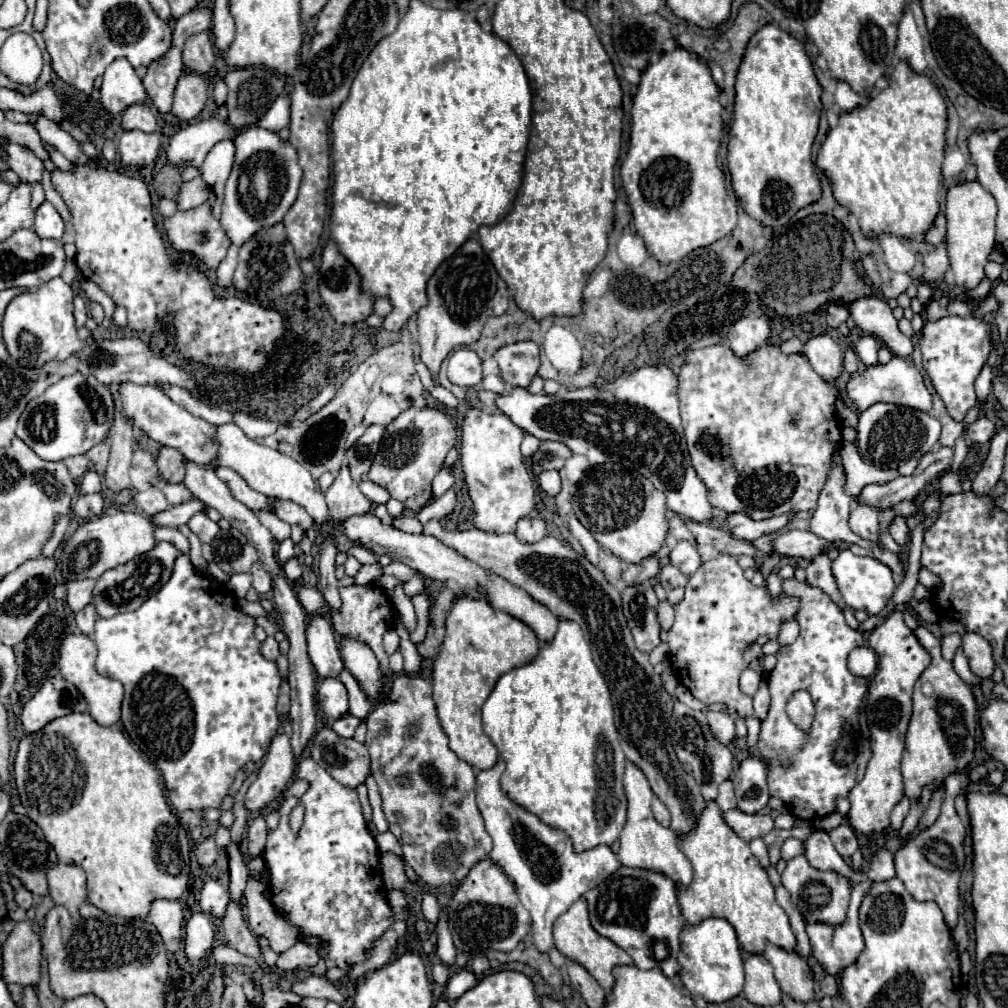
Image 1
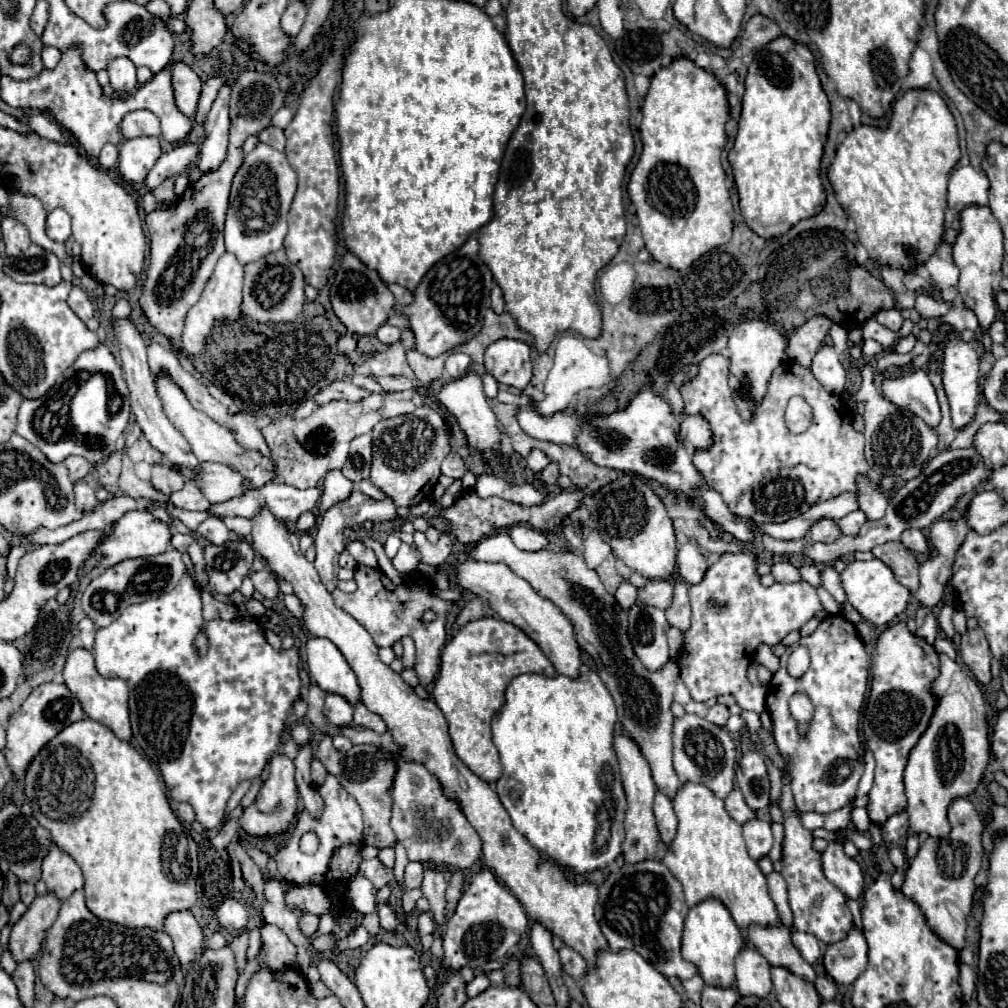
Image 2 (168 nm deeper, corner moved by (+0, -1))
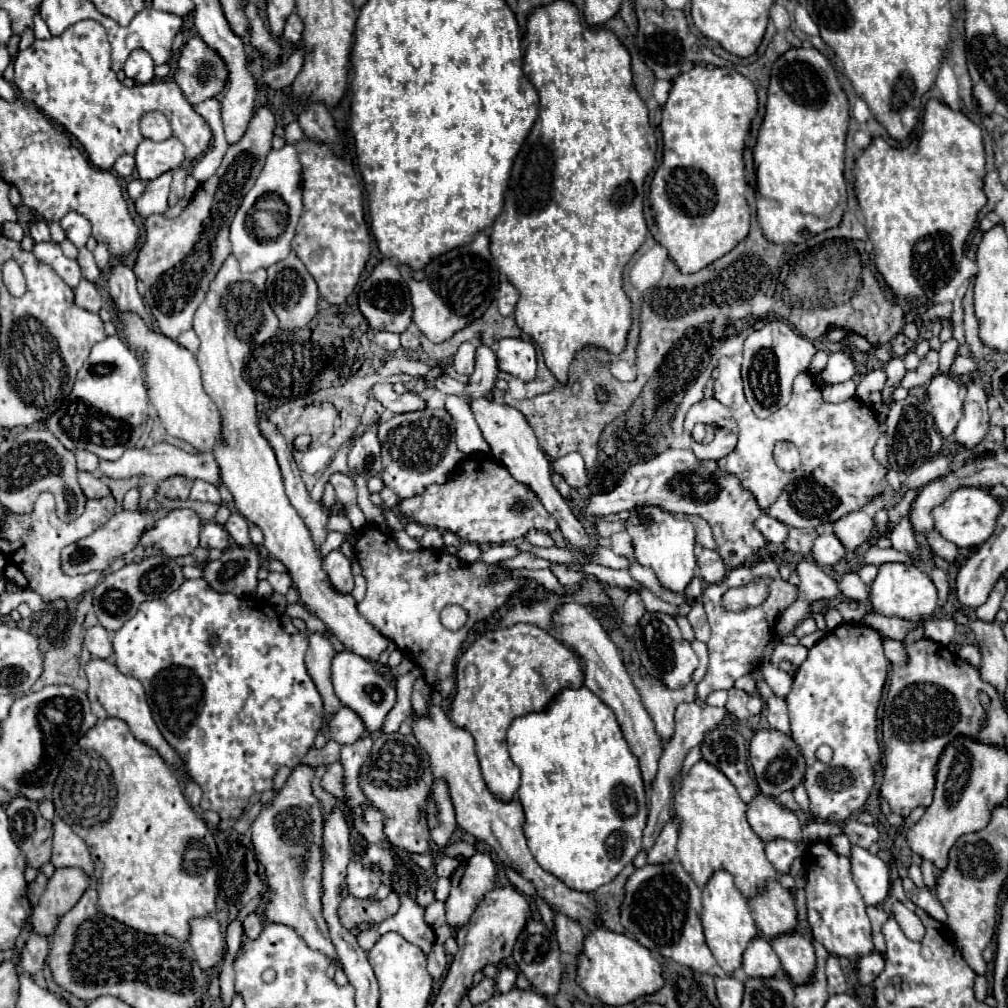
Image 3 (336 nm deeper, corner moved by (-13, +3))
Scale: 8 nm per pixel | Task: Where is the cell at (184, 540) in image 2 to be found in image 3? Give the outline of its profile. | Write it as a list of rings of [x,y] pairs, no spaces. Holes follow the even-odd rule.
[[[205,523],[201,531],[201,547],[205,549],[227,549],[229,547],[229,535],[223,525],[219,523]]]

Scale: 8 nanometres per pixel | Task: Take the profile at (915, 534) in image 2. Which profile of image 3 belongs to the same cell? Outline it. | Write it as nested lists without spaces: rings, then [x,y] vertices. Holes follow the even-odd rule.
[[[929,531],[929,533],[927,533],[927,543],[929,543],[931,551],[933,551],[935,555],[939,555],[941,559],[945,559],[947,563],[953,563],[953,561],[959,557],[957,545],[945,541],[937,531]]]

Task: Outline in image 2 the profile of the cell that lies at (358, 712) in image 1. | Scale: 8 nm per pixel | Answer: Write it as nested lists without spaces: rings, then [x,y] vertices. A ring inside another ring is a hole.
[[[356,703],[356,707],[354,707],[354,725],[370,727],[370,729],[376,729],[378,733],[384,733],[386,731],[384,721],[376,713],[368,711],[362,703]]]

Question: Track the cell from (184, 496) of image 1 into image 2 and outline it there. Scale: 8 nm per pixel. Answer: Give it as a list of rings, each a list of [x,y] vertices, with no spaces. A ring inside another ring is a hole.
[[[186,481],[180,491],[174,491],[170,495],[170,501],[176,507],[188,509],[188,511],[206,511],[210,505],[210,501],[204,497],[204,493],[192,481]]]

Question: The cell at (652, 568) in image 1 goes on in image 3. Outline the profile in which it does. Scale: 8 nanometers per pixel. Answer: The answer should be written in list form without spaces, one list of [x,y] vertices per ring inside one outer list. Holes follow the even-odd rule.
[[[629,593],[625,605],[623,605],[623,623],[625,625],[637,625],[637,621],[645,615],[645,605],[637,593]]]

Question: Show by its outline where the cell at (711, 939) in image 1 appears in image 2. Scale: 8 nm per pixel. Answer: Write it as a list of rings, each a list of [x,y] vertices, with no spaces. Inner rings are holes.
[[[708,899],[708,901],[690,909],[690,913],[686,917],[686,923],[684,923],[682,957],[688,963],[696,965],[696,969],[698,969],[698,973],[704,979],[706,985],[720,987],[720,989],[734,987],[734,983],[736,983],[734,959],[738,957],[742,945],[744,945],[742,931],[736,927],[728,909],[720,901]]]

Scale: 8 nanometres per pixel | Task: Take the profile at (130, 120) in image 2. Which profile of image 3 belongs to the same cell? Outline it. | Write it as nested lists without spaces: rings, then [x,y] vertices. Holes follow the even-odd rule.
[[[149,111],[141,117],[141,133],[153,141],[165,141],[171,137],[169,119],[161,111]]]

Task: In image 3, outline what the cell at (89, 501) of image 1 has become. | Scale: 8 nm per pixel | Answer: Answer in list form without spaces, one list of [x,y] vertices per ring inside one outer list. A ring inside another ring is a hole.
[[[81,471],[77,475],[77,481],[85,493],[87,499],[97,499],[97,497],[105,497],[105,493],[109,493],[109,487],[101,481],[101,477],[93,475],[93,473],[85,473]]]

